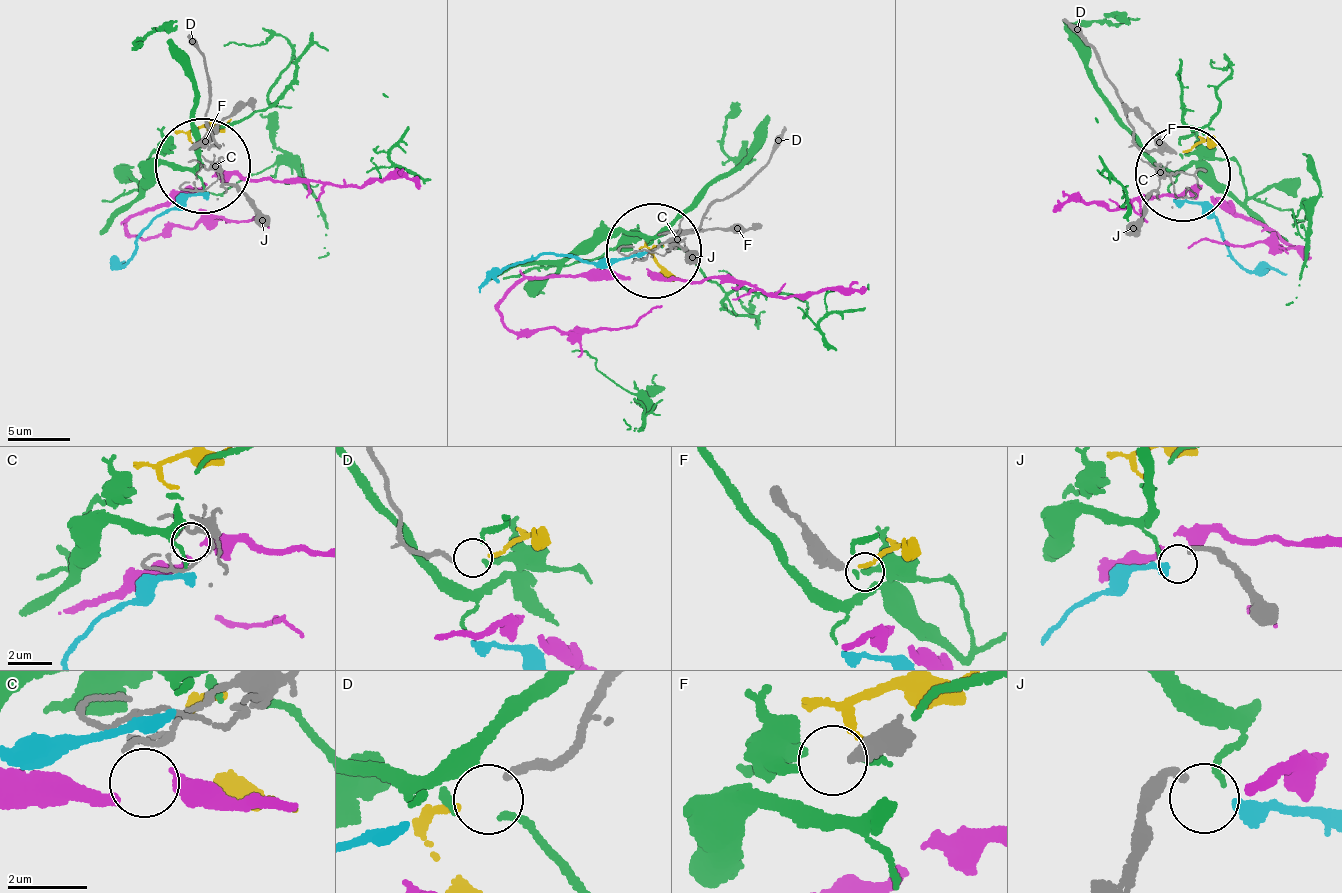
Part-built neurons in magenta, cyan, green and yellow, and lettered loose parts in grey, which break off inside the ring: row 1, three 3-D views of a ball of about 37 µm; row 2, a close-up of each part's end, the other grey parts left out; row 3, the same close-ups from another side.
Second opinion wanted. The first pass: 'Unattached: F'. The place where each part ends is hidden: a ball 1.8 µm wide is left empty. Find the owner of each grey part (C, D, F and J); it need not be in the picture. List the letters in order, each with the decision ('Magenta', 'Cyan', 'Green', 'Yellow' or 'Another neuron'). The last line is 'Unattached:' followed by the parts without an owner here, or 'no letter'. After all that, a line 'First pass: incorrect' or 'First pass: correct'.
C: Another neuron
D: Yellow
F: Another neuron
J: Cyan
Unattached: C, F
First pass: incorrect

